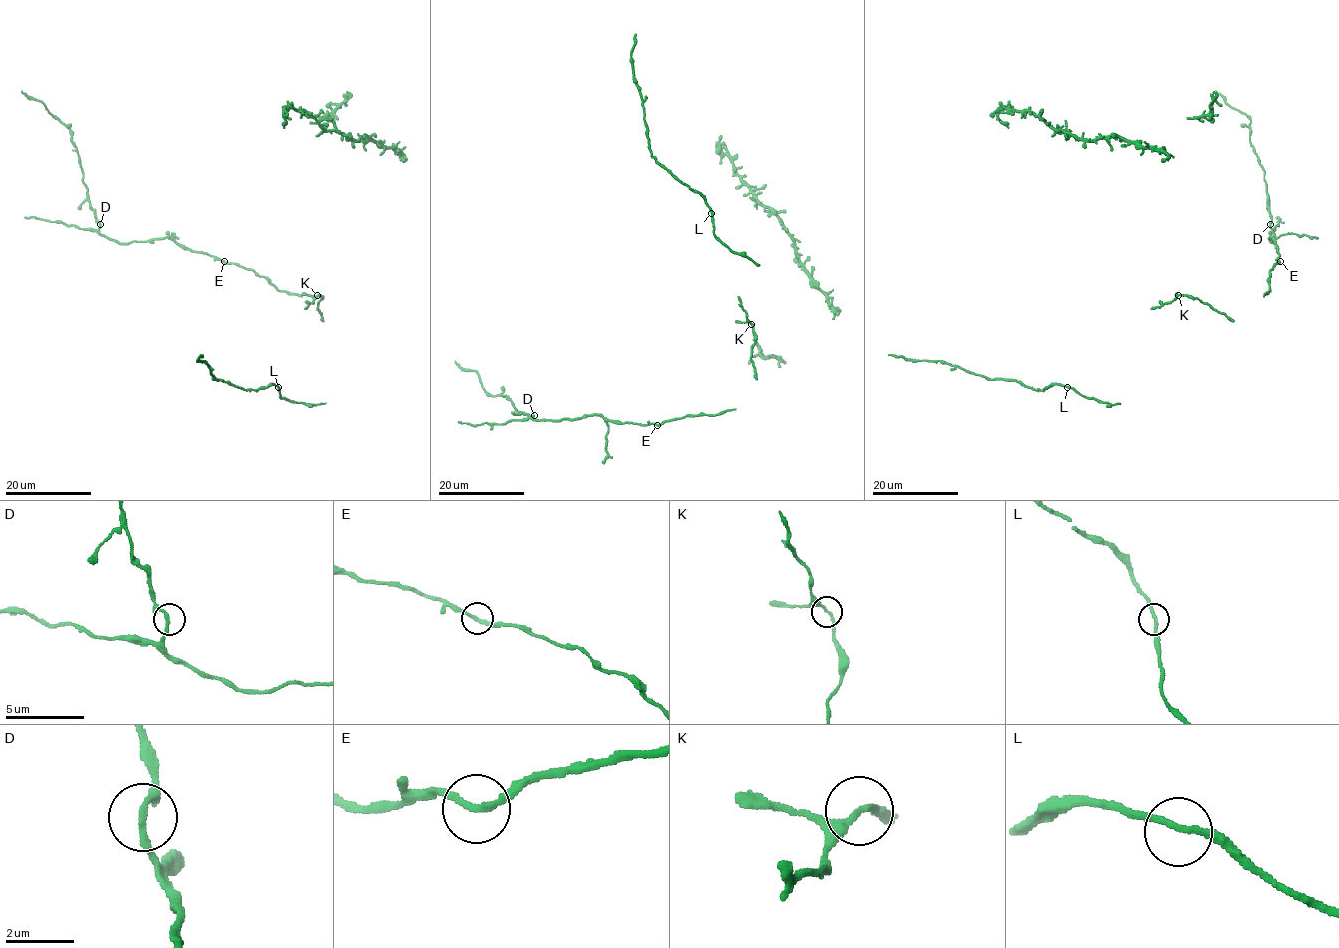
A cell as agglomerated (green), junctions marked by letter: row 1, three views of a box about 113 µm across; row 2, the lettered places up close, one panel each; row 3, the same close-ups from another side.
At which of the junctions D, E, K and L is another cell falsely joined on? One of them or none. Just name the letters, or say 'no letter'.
no letter

